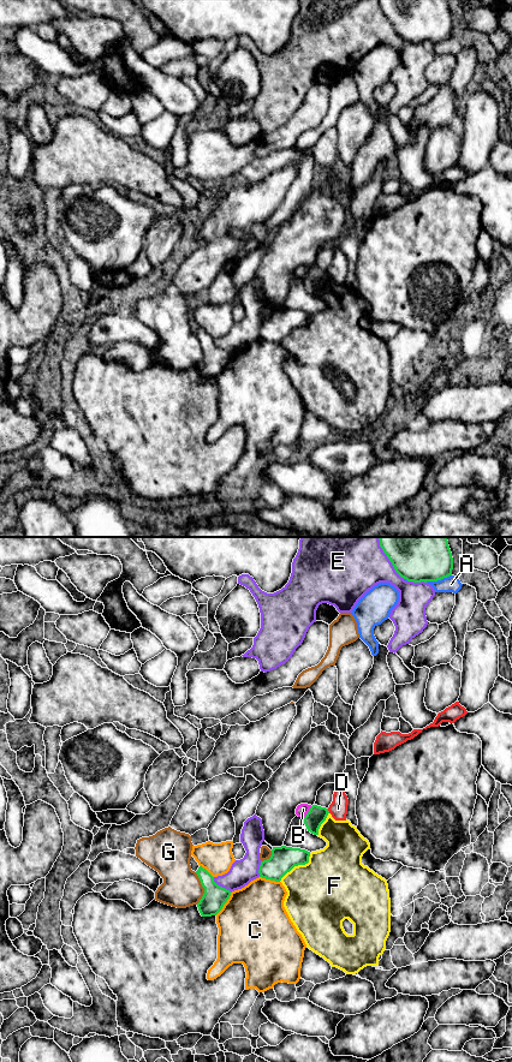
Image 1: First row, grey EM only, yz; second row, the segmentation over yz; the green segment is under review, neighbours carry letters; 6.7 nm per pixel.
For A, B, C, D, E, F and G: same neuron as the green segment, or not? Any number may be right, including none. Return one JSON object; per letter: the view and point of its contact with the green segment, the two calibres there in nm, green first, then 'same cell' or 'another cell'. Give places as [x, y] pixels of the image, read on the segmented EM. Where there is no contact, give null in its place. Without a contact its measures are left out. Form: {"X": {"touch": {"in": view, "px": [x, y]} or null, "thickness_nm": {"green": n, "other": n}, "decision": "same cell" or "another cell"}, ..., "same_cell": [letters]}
{"A": {"touch": {"in": "yz", "px": [438, 579]}, "thickness_nm": {"green": 400, "other": 110}, "decision": "another cell"}, "B": {"touch": {"in": "yz", "px": [308, 812]}, "thickness_nm": {"green": 120, "other": 80}, "decision": "another cell"}, "C": {"touch": {"in": "yz", "px": [225, 902]}, "thickness_nm": {"green": 160, "other": 480}, "decision": "another cell"}, "D": {"touch": {"in": "yz", "px": [328, 811]}, "thickness_nm": {"green": 120, "other": 120}, "decision": "another cell"}, "E": {"touch": {"in": "yz", "px": [388, 558]}, "thickness_nm": {"green": 440, "other": 440}, "decision": "another cell"}, "F": {"touch": {"in": "yz", "px": [297, 865]}, "thickness_nm": {"green": 170, "other": 460}, "decision": "another cell"}, "G": {"touch": {"in": "yz", "px": [203, 887]}, "thickness_nm": {"green": 160, "other": 260}, "decision": "another cell"}, "same_cell": []}

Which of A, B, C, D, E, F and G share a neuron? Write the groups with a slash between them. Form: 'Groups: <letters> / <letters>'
Groups: A / B / C / D / E / F / G

